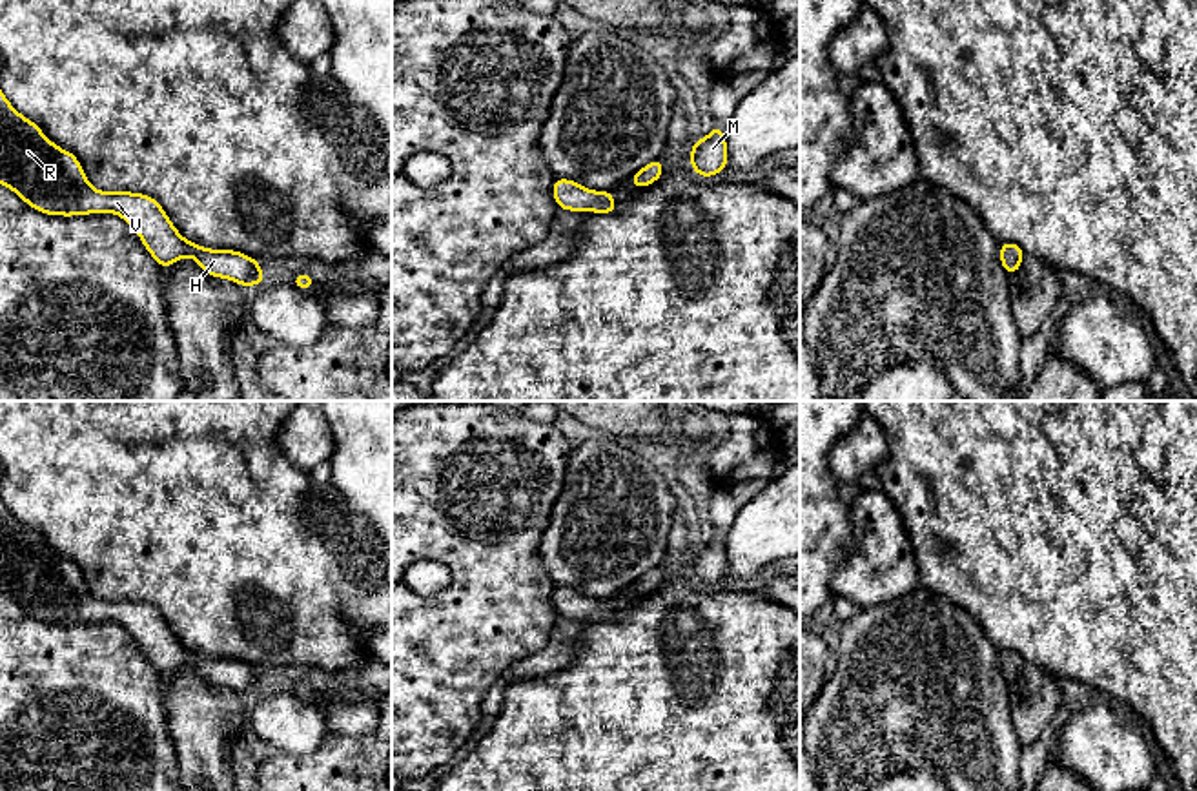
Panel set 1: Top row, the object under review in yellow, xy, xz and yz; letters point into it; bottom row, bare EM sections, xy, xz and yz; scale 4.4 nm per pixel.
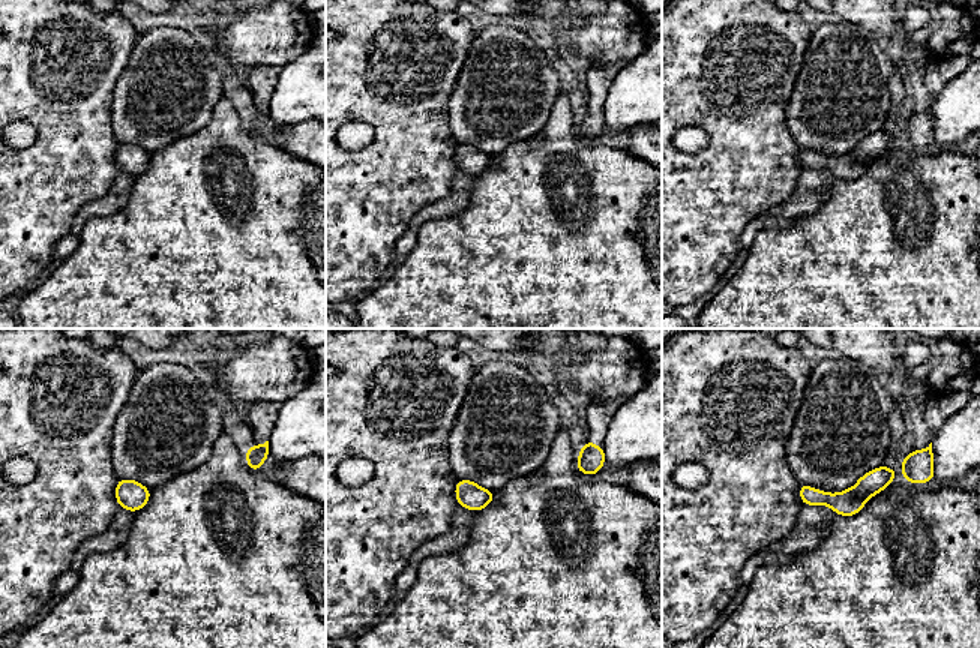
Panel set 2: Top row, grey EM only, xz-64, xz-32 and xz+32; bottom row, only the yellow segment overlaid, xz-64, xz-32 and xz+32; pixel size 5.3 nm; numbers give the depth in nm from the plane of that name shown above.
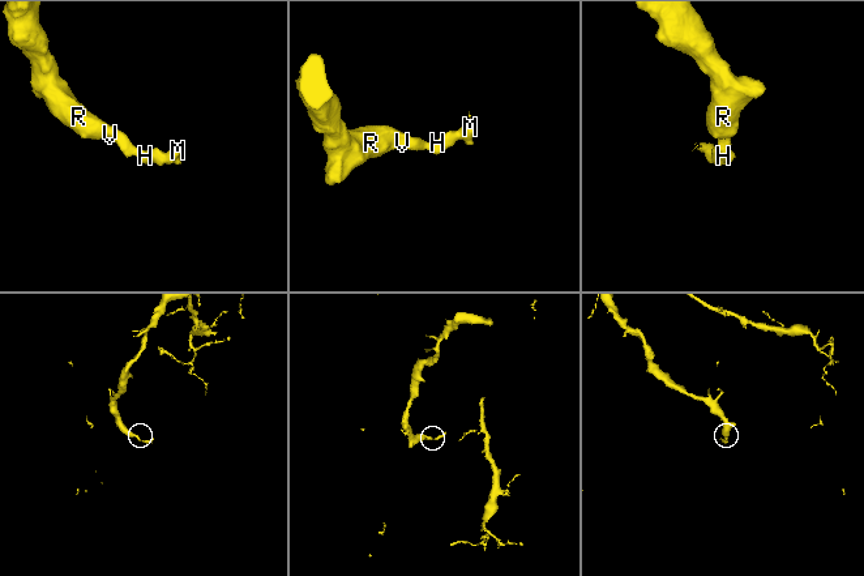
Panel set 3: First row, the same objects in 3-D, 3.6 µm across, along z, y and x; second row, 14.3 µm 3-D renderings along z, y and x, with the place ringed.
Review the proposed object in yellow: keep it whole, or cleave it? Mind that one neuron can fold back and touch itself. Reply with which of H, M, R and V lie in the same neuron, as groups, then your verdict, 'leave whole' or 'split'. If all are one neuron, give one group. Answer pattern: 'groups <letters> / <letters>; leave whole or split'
groups H M R V; leave whole

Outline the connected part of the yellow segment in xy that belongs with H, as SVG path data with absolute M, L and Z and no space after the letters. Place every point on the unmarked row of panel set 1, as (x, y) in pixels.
M0 498L0 592L46 623L115 622L133 634L160 673L191 665L208 683L246 696L262 693L261 671L235 658L210 658L184 647L149 603L100 600L87 591L78 567L53 552L18 521Z

